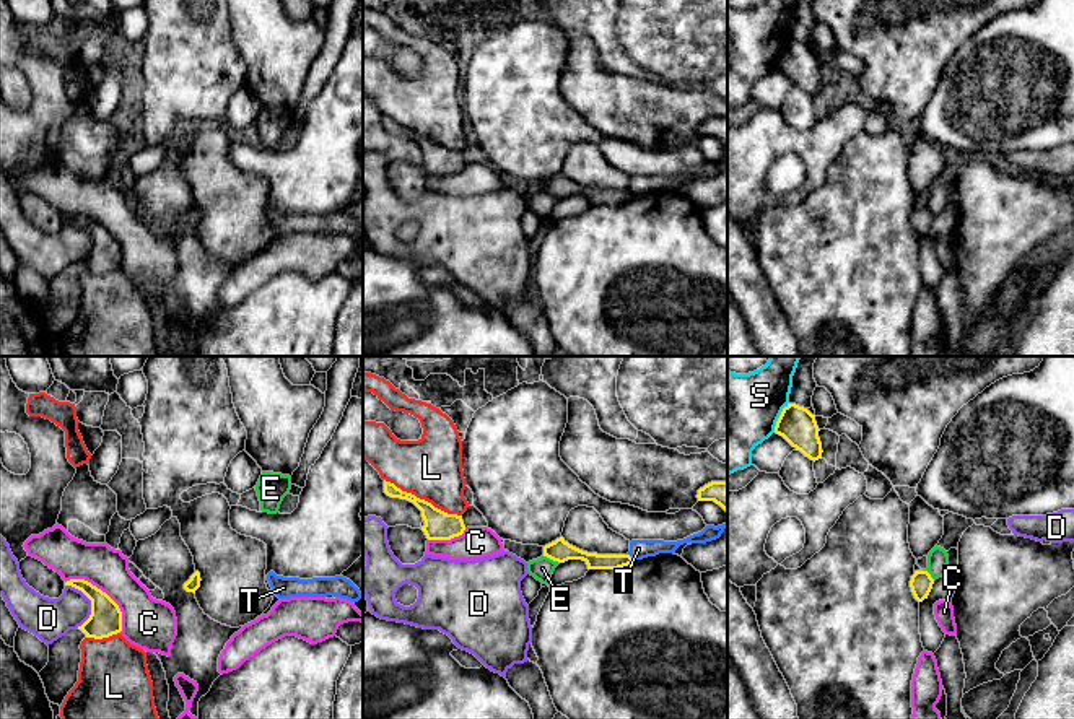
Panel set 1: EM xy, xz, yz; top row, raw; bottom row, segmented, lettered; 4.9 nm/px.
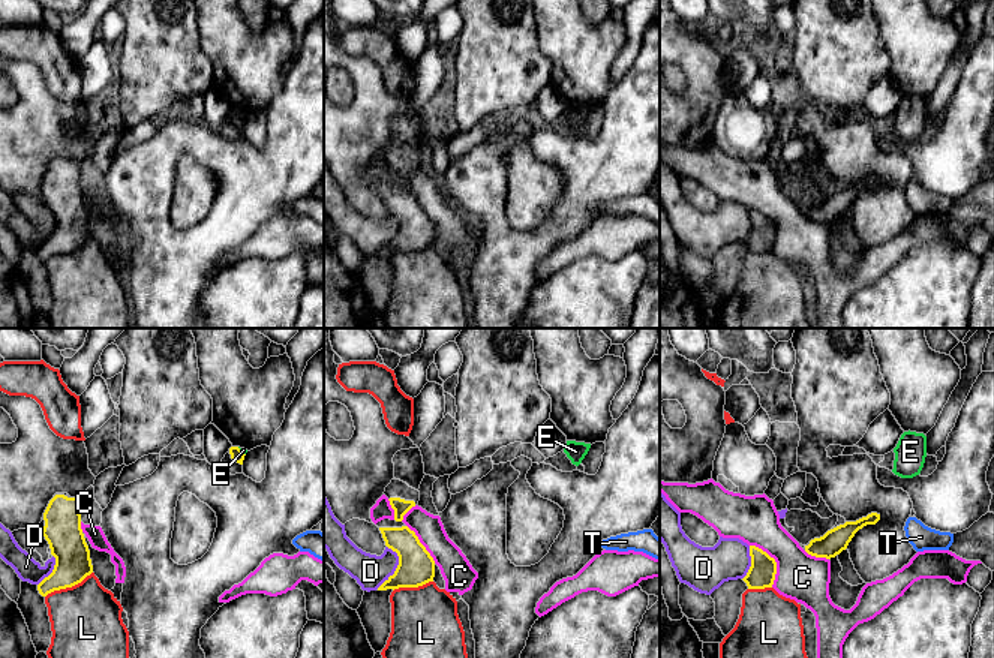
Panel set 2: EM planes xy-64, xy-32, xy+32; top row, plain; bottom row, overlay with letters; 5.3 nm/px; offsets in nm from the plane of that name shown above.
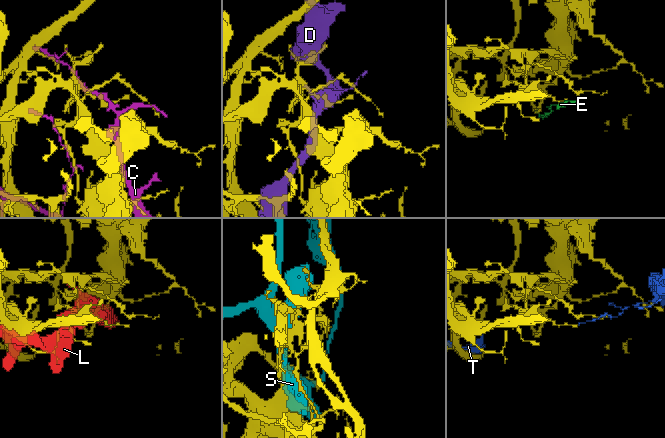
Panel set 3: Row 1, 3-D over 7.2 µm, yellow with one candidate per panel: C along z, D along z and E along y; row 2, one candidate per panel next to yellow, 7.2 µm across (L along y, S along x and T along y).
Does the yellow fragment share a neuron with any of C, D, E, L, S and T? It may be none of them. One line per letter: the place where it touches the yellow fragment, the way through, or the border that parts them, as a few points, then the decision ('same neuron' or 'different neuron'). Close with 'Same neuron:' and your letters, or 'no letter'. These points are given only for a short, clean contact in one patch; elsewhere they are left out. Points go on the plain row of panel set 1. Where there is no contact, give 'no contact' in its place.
C: xy (104, 228) | different neuron
D: xy (91, 238) | different neuron
E: xz (552, 194) | different neuron
L: xz (423, 135) | different neuron
S: yz (780, 52) | different neuron
T: xz (630, 192) | different neuron
Same neuron: no letter

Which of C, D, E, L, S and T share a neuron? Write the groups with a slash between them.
C / D / E / L / S / T

